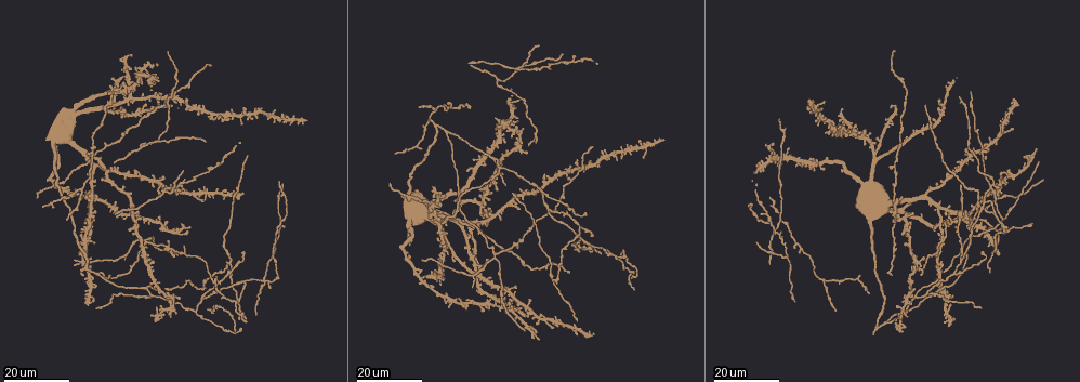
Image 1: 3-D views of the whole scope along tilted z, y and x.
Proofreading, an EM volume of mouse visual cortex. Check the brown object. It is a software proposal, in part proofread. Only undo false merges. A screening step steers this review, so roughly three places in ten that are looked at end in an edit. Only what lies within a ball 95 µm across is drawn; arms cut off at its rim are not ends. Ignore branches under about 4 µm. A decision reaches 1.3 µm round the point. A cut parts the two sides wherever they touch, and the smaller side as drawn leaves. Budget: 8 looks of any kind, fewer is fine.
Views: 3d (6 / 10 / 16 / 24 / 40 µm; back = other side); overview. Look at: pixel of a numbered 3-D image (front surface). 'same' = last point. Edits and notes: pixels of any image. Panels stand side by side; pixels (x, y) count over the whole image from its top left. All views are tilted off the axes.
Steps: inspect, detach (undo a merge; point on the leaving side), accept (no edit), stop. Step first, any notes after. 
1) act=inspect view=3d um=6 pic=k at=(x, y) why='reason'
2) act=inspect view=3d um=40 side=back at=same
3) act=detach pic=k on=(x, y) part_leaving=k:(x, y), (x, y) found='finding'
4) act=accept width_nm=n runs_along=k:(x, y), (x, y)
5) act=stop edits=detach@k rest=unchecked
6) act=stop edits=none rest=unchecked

act=inspect view=3d um=16 pic=1 at=(529, 226)

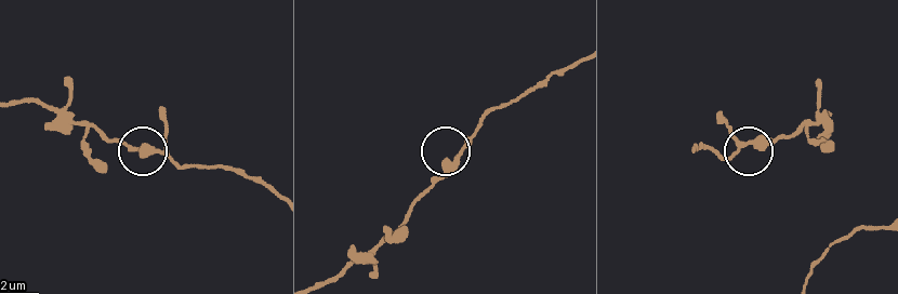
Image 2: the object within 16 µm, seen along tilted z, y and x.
act=inspect view=3d um=6 pic=2 at=(461, 151) why='zoom in'

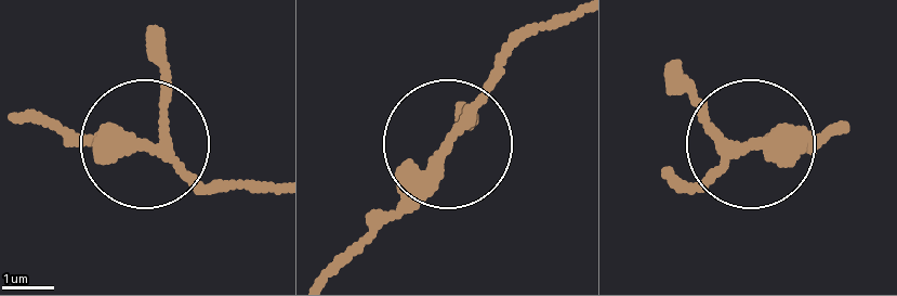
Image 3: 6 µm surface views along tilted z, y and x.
act=accept arms=3 runs_along=3:(839, 123), (762, 140), (672, 185) found='one neuron here'

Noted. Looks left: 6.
act=inspect view=3d um=16 pic=1 at=(195, 310) why='arms part here'

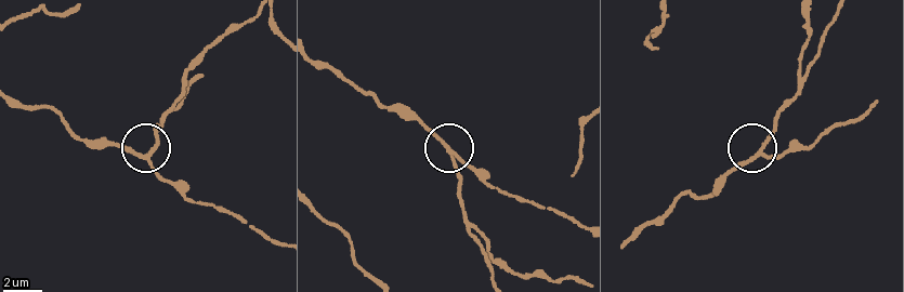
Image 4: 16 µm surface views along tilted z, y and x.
act=inspect view=3d um=6 pic=4 at=(148, 157) why='zoom in'

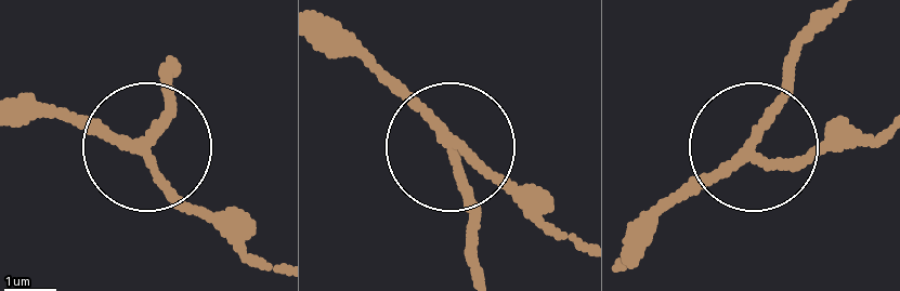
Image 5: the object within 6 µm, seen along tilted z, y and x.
act=accept side_arm_um=49 arms=3 found='all the same neuron'

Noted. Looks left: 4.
act=inspect view=3d um=24 pic=1 at=(146, 287) why='three arms meet'

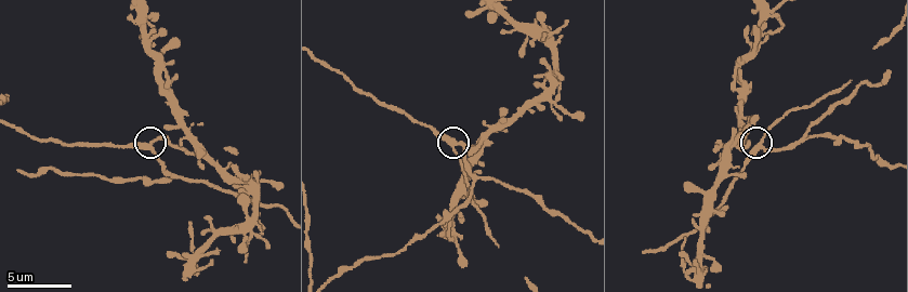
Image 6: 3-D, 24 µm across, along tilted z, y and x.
act=inspect view=3d um=10 pic=6 at=(151, 145)

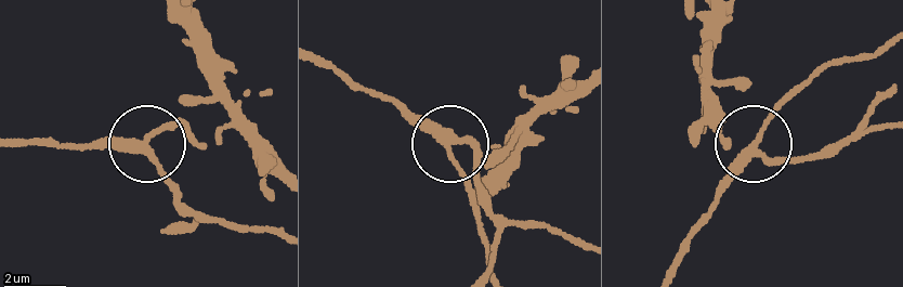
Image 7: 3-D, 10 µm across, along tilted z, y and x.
act=accept side_arm_um=67 runs_along=7:(21, 144), (123, 149), (170, 121) found='continuous, no second neuron'

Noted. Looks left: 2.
act=inspect view=3d um=16 pic=1 at=(988, 185) why='four or more arms meet'

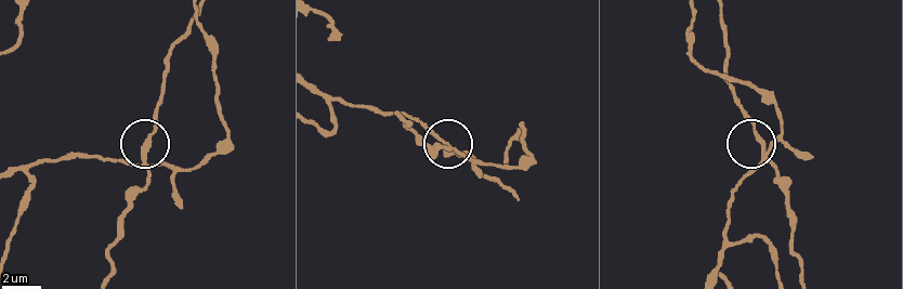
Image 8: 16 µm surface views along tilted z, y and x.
act=inspect view=3d um=6 pic=8 at=(142, 159) why='zoom in'

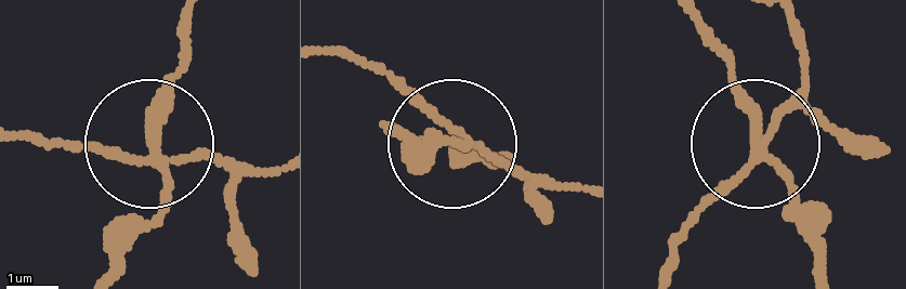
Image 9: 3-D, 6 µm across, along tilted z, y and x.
act=detach pic=9 on=(129, 231) width_nm=220 found='a second neuron is stuck on'

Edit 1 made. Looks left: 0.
act=stop edits=detach@9 rest=unchecked

